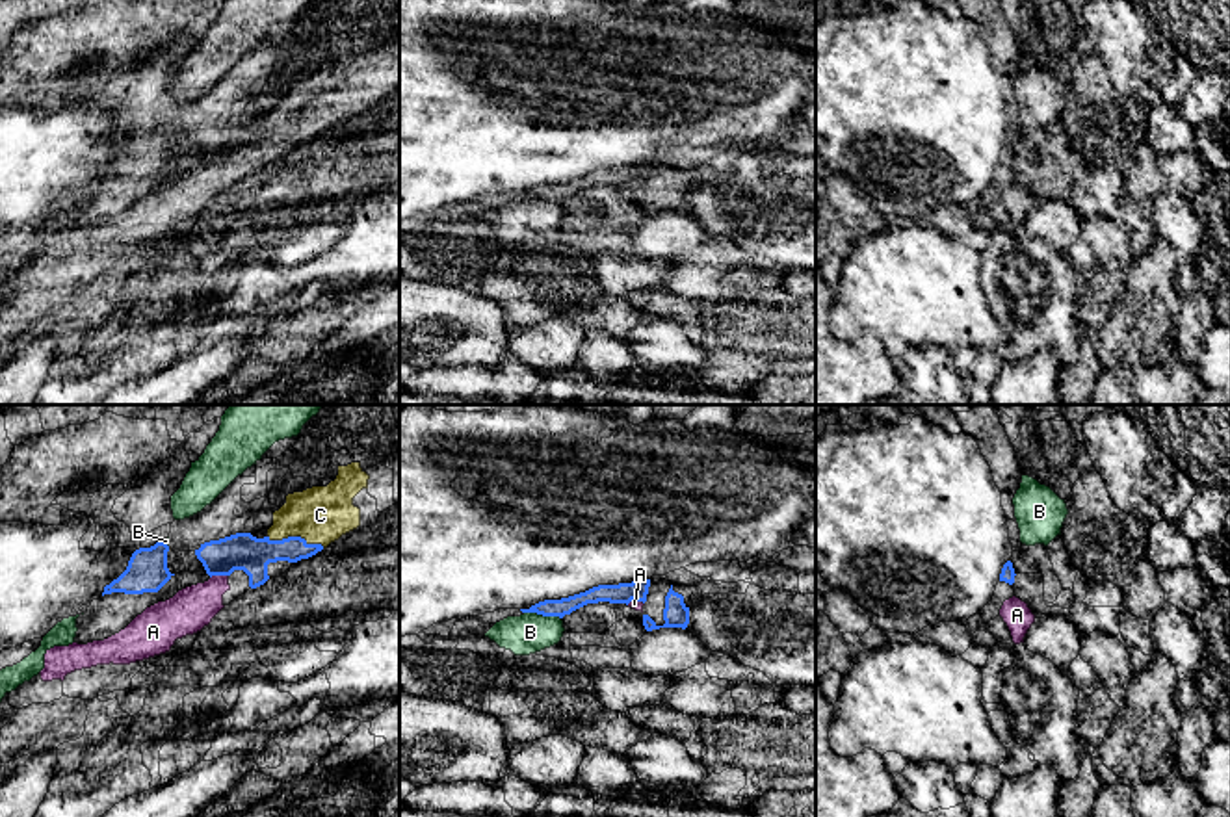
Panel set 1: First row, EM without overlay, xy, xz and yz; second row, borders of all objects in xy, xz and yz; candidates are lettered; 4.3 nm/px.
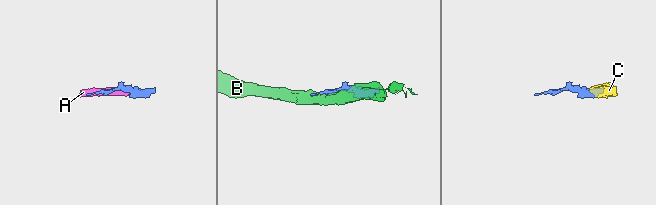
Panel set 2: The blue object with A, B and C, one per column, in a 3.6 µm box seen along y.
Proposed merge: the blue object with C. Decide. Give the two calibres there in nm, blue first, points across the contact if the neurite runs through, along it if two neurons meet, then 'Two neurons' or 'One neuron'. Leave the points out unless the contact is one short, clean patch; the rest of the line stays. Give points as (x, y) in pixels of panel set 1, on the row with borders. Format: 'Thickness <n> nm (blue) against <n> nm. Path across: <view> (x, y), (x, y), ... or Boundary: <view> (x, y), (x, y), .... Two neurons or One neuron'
Thickness 160 nm (blue) against 260 nm. Path across: xy (244, 552), (262, 552), (296, 537), (320, 515). One neuron

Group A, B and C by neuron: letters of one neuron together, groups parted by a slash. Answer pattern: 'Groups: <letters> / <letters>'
Groups: A C / B

